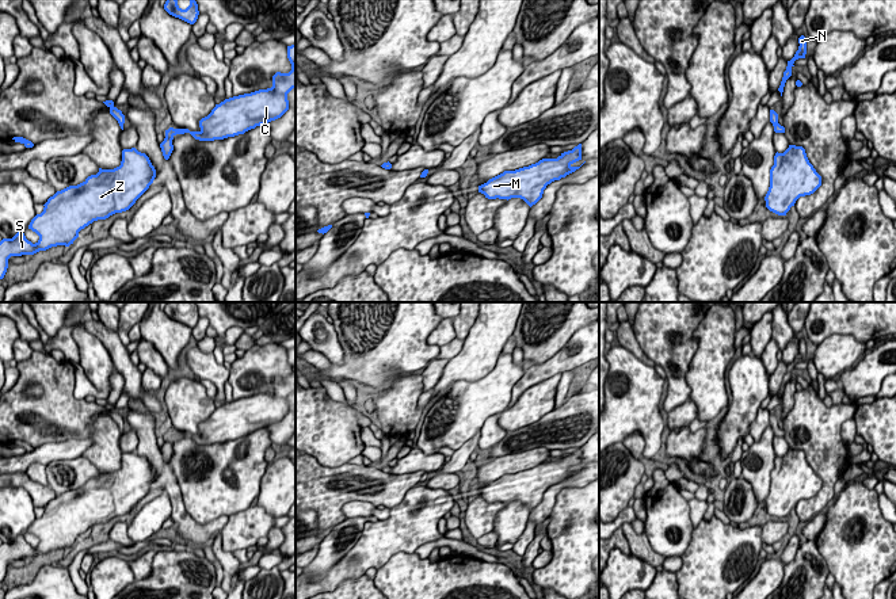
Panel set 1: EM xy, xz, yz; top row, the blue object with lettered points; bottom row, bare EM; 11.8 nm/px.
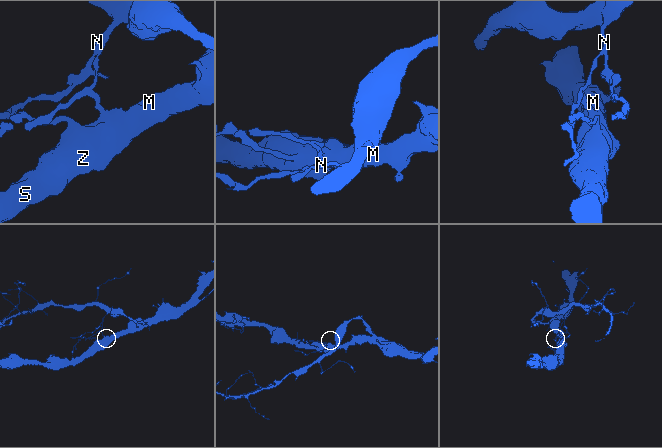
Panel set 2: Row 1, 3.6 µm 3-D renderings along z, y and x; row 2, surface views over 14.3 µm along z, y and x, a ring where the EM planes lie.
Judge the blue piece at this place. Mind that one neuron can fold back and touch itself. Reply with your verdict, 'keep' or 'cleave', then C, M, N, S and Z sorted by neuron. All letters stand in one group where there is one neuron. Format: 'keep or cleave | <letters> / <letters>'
cleave | C M S Z / N

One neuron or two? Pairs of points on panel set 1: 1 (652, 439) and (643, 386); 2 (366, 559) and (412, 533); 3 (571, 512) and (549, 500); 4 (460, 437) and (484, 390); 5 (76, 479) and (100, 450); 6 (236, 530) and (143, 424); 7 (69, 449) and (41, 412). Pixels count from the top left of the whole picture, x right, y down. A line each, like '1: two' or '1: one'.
1: one
2: one
3: two
4: one
5: two
6: two
7: two

